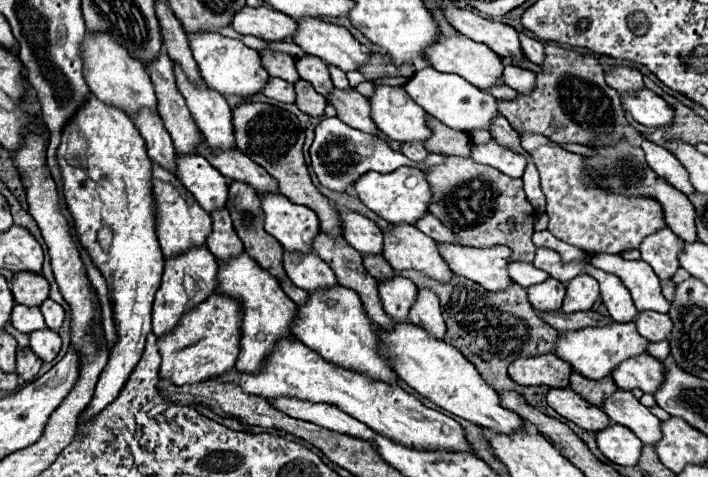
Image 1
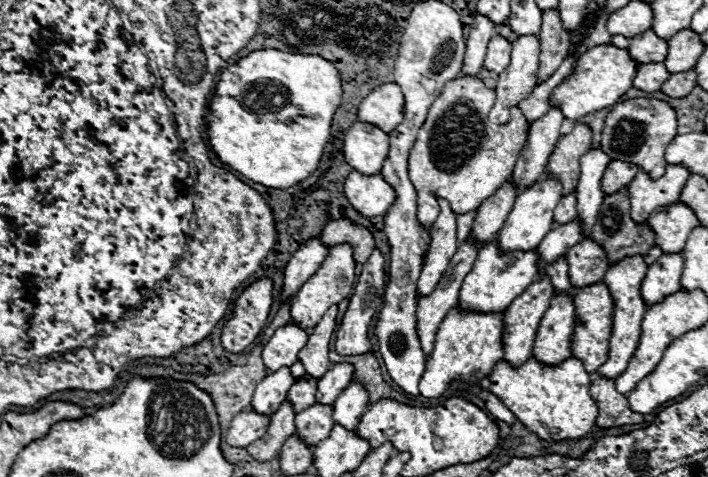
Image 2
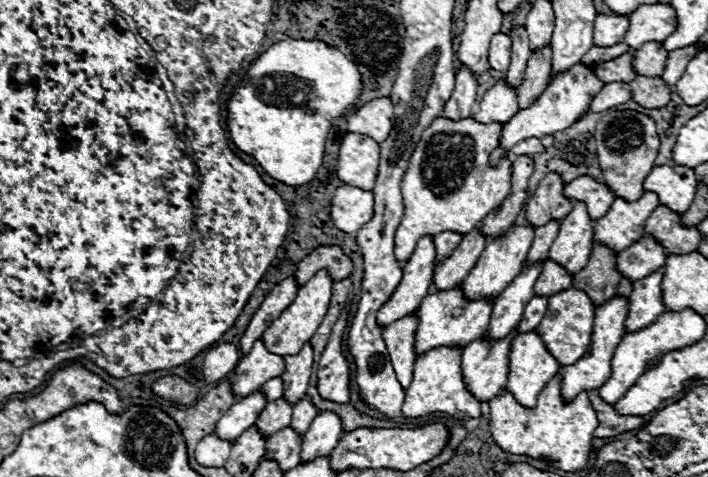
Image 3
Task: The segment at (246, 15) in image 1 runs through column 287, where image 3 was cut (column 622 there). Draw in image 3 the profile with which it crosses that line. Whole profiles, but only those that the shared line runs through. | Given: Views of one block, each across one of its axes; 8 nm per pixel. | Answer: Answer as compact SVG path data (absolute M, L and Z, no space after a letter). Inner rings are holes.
M598 14L594 22L594 46L612 46L624 40L624 34L628 32L630 20L628 16L618 14Z

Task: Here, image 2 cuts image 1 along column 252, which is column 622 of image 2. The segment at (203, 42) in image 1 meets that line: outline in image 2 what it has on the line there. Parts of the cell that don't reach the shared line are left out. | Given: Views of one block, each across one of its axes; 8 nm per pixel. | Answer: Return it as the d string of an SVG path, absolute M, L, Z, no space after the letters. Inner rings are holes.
M612 44L596 46L580 56L576 66L570 70L570 74L558 84L550 94L550 106L560 108L566 120L580 120L582 116L590 114L592 110L602 110L606 106L616 104L616 100L630 90L632 78L636 72L636 64L630 60L628 50L614 48Z

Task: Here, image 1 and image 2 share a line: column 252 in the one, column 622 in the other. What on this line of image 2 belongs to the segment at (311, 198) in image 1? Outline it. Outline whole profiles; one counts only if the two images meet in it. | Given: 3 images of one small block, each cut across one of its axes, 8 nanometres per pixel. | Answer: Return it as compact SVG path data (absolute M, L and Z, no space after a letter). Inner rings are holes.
M634 98L616 104L604 120L600 150L608 152L612 160L624 160L638 164L640 170L646 170L650 178L660 178L666 170L664 152L666 146L676 138L676 112L662 100Z

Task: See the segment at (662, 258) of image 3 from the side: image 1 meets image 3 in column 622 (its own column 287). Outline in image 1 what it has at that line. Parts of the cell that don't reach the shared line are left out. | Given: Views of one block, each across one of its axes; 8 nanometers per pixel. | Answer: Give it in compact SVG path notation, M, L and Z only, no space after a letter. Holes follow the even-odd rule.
M284 250L282 264L284 264L284 270L286 270L288 278L292 280L292 284L302 290L314 292L318 288L330 288L330 286L338 284L330 266L326 266L324 260L320 260L312 252L302 254L302 252Z

